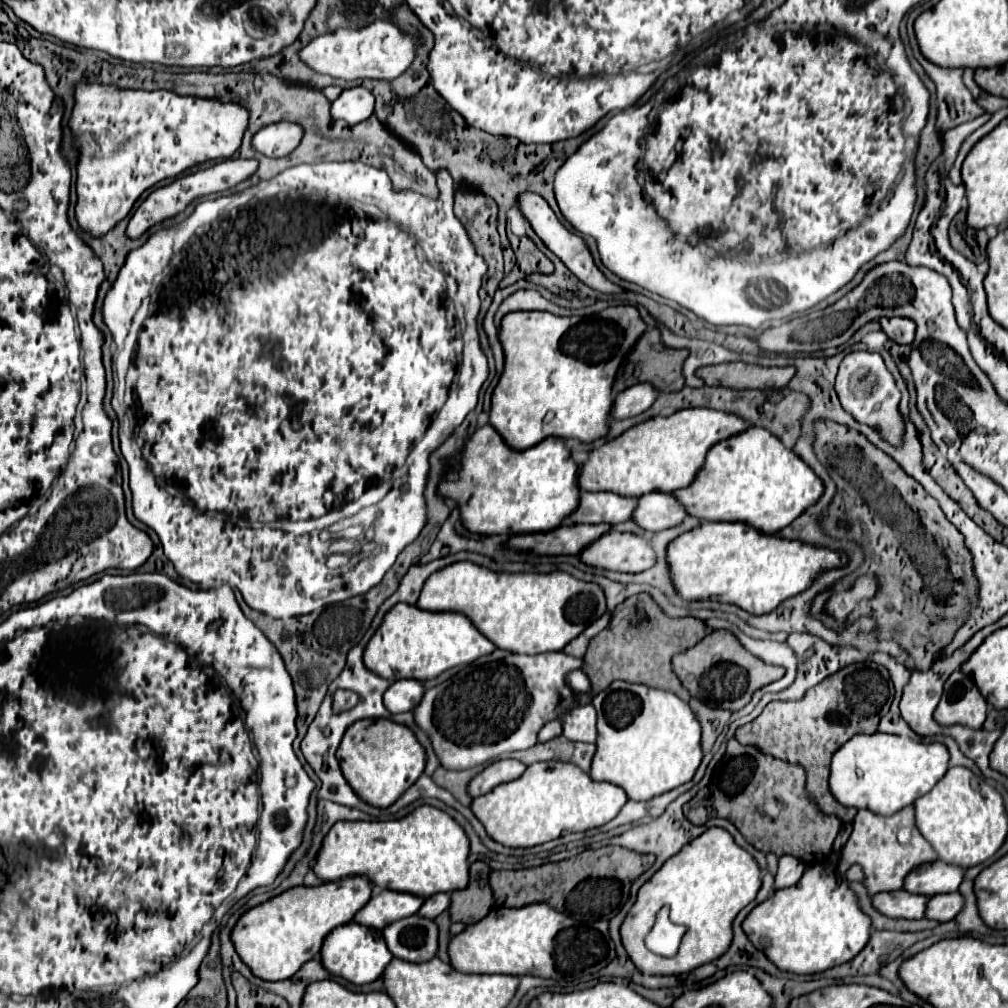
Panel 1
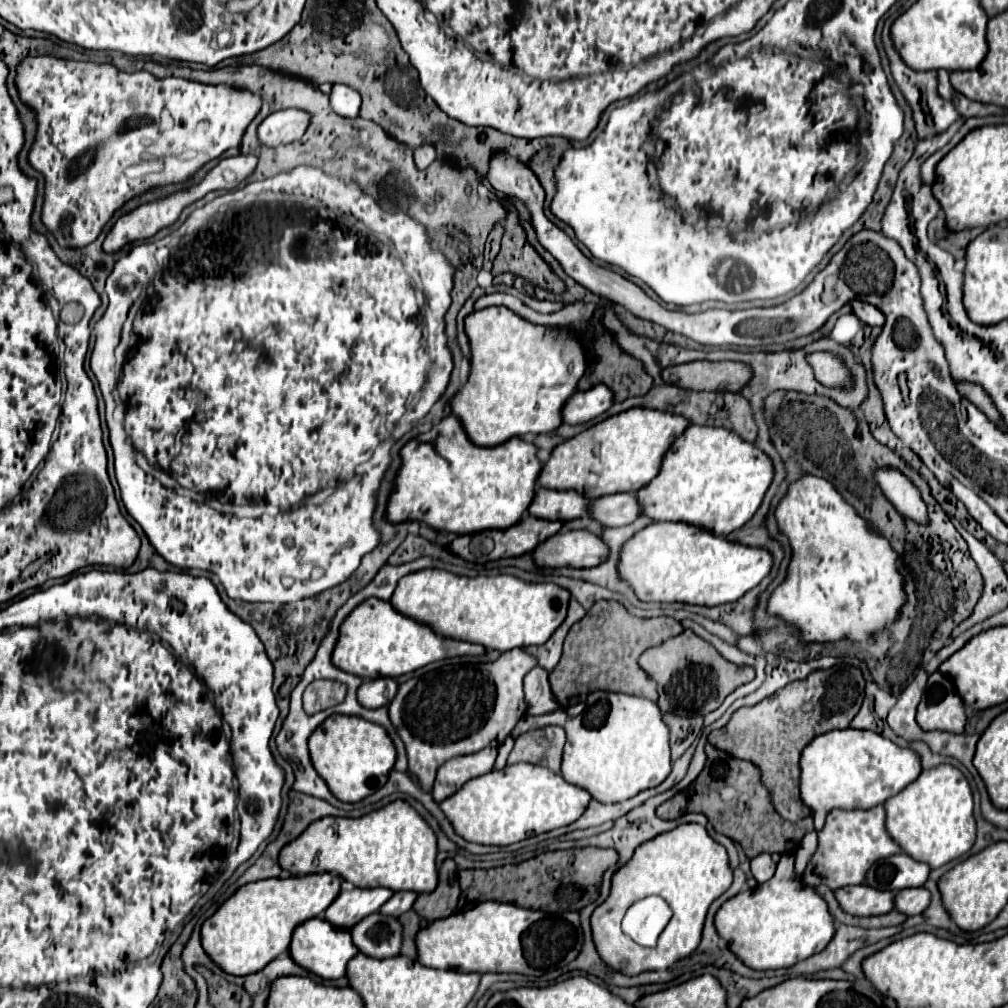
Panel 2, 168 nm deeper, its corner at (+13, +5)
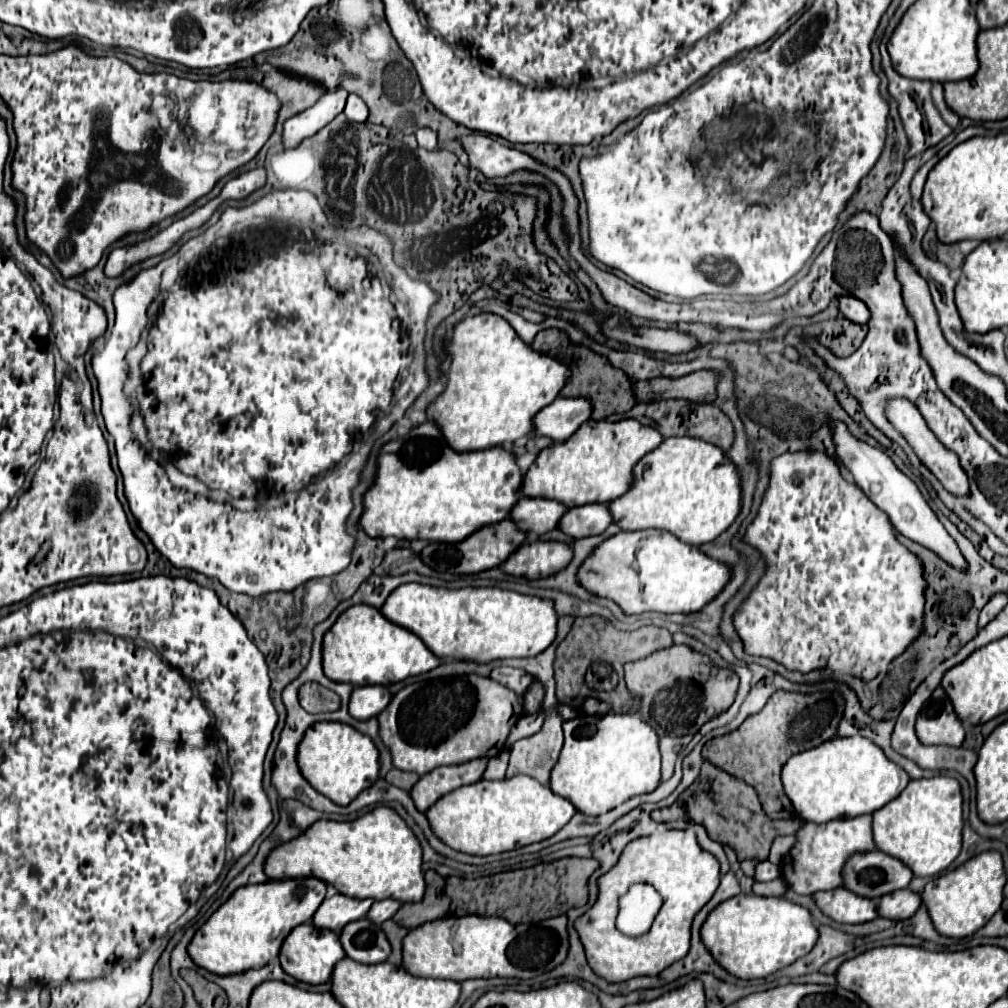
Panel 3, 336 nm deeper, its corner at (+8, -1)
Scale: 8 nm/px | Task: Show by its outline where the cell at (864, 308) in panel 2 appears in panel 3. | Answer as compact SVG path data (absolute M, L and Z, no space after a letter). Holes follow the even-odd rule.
M839 296L837 302L839 302L839 312L841 312L847 320L857 322L857 324L867 324L867 320L869 320L869 310L867 310L867 306L865 306L861 300L851 298L851 296Z

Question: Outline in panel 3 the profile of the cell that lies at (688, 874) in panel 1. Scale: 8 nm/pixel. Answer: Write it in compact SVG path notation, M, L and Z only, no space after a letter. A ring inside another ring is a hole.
M667 830L629 842L619 862L599 876L597 902L575 920L575 930L583 942L587 964L607 982L625 982L637 976L657 976L661 970L681 960L689 952L691 920L711 900L719 886L719 862L705 852L691 830ZM649 882L663 896L655 926L637 938L629 938L615 928L617 900L631 884Z

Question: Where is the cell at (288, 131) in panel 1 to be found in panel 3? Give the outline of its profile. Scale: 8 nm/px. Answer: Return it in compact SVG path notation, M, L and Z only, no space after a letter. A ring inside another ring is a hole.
M345 90L325 92L315 106L303 110L301 114L289 118L283 124L283 144L285 148L295 148L303 138L313 136L319 128L323 128L327 122L331 122L339 112L343 112L347 100Z

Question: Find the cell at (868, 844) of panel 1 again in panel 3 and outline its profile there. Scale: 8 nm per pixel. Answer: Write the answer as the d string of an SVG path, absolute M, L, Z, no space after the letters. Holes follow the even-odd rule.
M871 816L841 818L827 824L803 822L795 832L795 844L789 850L791 870L785 874L787 886L797 894L813 894L819 890L833 890L841 886L841 866L853 852L875 850L871 834Z

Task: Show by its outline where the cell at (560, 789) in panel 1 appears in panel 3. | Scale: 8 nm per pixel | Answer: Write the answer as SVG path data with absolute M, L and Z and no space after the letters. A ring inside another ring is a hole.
M527 776L503 780L479 780L445 794L425 812L431 832L449 848L465 854L487 856L515 850L527 844L551 838L565 826L577 810L565 798L553 794L547 786Z

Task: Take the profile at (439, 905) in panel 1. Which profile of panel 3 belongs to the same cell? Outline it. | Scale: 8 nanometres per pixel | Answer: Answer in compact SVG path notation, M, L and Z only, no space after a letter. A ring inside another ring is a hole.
M379 900L371 906L371 910L367 912L367 918L375 924L381 924L385 920L389 920L397 910L399 910L399 902L397 900Z

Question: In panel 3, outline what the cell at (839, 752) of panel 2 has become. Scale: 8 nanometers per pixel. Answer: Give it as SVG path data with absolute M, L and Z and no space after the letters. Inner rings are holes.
M851 736L833 738L817 748L791 756L781 770L781 782L795 812L803 820L825 824L835 818L873 814L903 792L909 776L893 764L877 744L863 736Z

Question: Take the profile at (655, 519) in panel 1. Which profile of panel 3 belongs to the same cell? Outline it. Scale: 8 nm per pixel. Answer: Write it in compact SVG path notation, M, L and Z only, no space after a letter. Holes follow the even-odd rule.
M587 504L569 508L567 516L559 520L559 530L571 538L585 538L601 534L613 522L607 504Z

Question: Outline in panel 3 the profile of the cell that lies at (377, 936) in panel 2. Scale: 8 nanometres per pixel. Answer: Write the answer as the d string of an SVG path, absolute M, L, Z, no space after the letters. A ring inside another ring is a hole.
M361 918L359 922L351 922L351 926L343 926L339 940L343 942L343 952L355 962L363 964L379 964L385 962L391 954L391 946L379 926Z

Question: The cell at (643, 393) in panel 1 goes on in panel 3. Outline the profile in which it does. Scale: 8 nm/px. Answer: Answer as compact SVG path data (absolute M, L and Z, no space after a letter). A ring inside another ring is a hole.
M555 398L555 402L551 402L551 406L539 410L539 414L535 414L535 418L533 418L535 434L547 436L553 442L563 442L589 418L591 418L591 404L587 400L583 400L583 398Z

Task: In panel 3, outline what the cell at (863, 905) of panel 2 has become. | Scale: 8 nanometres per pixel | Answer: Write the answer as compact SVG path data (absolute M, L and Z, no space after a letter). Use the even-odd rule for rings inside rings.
M847 888L839 890L827 890L819 894L811 894L815 904L821 908L825 916L829 916L835 922L843 924L861 924L877 918L877 906L871 898L859 898Z

